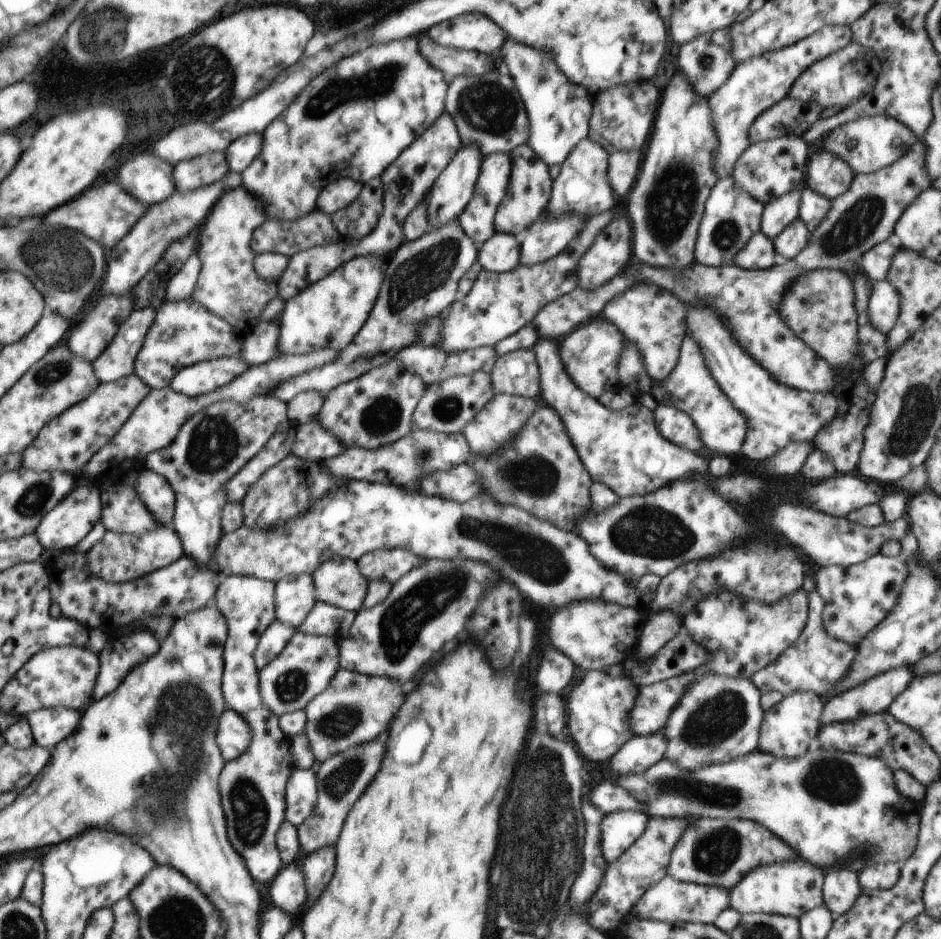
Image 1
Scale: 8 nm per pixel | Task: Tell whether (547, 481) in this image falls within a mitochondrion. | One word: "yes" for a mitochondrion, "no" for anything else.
yes

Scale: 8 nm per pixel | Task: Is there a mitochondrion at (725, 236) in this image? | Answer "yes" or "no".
yes

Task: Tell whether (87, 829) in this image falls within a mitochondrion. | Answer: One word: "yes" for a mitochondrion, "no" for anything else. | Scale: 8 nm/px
no

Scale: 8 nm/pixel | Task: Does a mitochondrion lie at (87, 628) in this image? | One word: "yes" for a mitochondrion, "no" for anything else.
no

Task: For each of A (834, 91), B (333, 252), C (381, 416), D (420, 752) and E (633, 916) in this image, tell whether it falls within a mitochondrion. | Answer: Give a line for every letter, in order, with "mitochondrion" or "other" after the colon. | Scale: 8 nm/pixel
A: mitochondrion
B: other
C: mitochondrion
D: other
E: other

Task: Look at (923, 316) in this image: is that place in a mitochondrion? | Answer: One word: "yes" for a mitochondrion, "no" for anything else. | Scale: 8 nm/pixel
no

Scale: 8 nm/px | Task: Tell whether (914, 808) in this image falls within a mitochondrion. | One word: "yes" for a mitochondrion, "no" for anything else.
no

